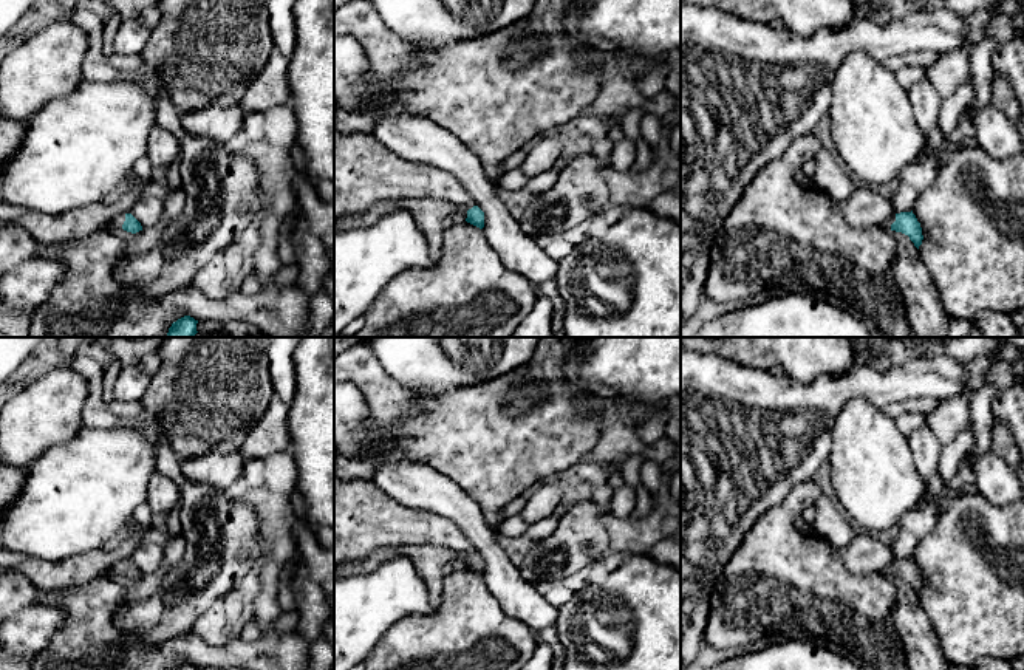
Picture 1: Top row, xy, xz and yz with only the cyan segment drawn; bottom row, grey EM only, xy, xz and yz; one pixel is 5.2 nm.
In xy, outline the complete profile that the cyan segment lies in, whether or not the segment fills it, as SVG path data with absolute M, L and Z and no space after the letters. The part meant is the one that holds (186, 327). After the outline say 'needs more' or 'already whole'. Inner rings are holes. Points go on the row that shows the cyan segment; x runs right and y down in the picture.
M184 316L172 323L166 337L193 337L196 331L196 323L190 316Z | already whole

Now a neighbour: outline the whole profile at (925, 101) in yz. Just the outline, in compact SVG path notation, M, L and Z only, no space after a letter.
M925 77L923 80L919 80L916 85L913 85L908 91L908 96L916 122L922 133L928 136L928 133L939 122L942 97L937 93L936 87L931 84L930 77Z

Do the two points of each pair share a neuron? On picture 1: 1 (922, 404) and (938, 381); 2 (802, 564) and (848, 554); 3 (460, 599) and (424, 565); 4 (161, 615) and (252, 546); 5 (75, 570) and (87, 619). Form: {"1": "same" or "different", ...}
{"1": "different", "2": "different", "3": "different", "4": "same", "5": "different"}

